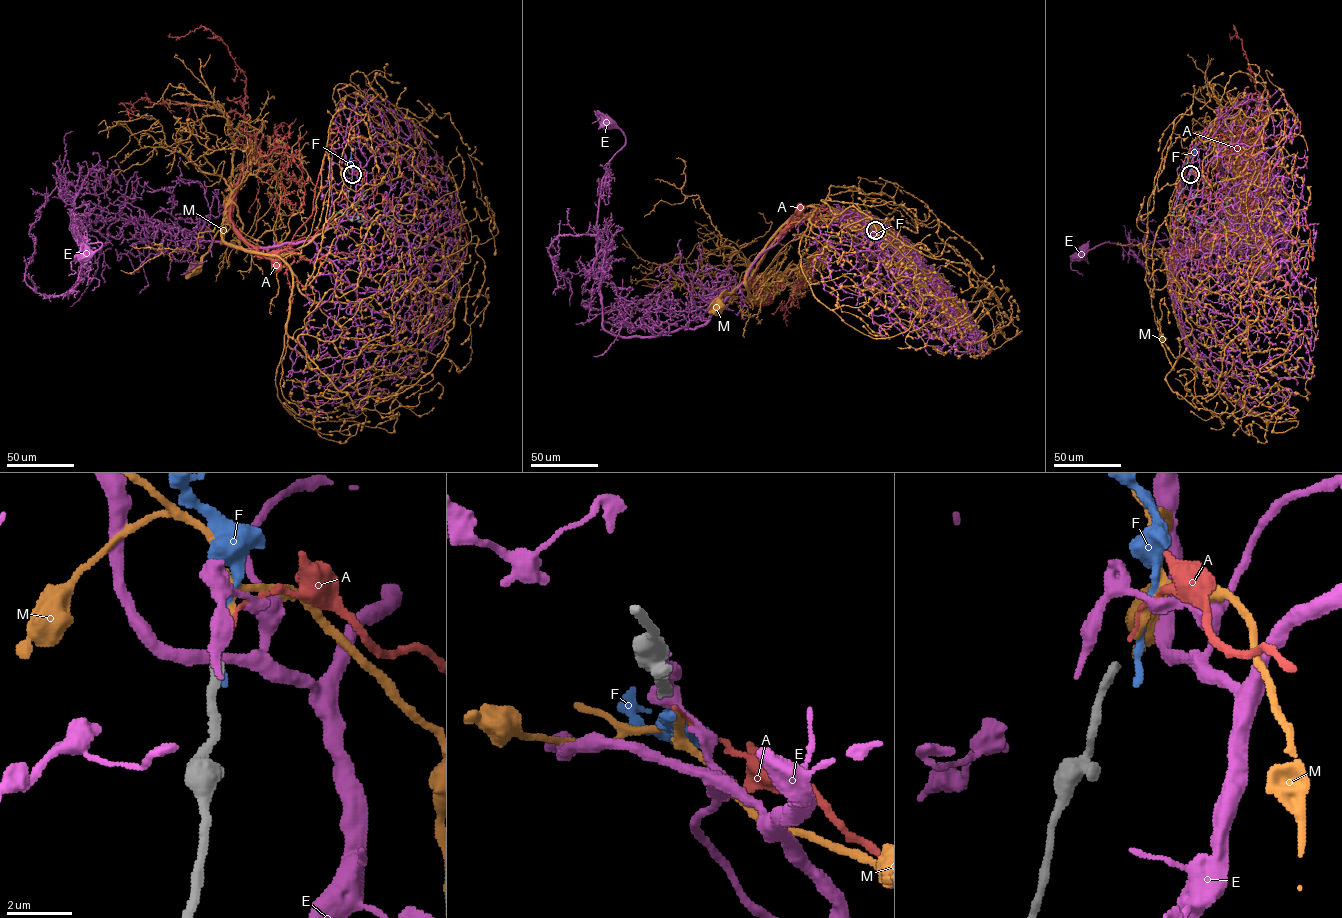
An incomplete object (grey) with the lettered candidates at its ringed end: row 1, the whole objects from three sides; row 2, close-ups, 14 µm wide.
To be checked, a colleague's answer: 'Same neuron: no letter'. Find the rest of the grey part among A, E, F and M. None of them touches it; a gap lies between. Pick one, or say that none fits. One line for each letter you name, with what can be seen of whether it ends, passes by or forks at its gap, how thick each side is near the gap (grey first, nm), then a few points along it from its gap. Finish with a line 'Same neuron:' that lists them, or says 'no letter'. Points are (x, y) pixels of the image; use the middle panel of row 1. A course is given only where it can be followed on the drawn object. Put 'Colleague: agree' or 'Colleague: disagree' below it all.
M: it ends there; 320 nm thick on the grey side, 260 nm on the other; it runs (876, 231), (855, 216), (829, 213), (810, 222), (796, 213), (743, 283), (724, 293), (715, 306)
Same neuron: M
Colleague: disagree

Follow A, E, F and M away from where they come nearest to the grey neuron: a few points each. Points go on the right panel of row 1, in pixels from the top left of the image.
A: (1190, 173), (1201, 179), (1174, 235), (1189, 249), (1177, 250), (1169, 268)
E: (1189, 174), (1179, 245), (1266, 240), (1296, 220), (1105, 243), (1083, 256)
F: (1190, 174), (1187, 160), (1194, 152), (1194, 145)
M: (1191, 173), (1198, 191), (1175, 219), (1181, 252), (1172, 256), (1242, 230), (1265, 270)

